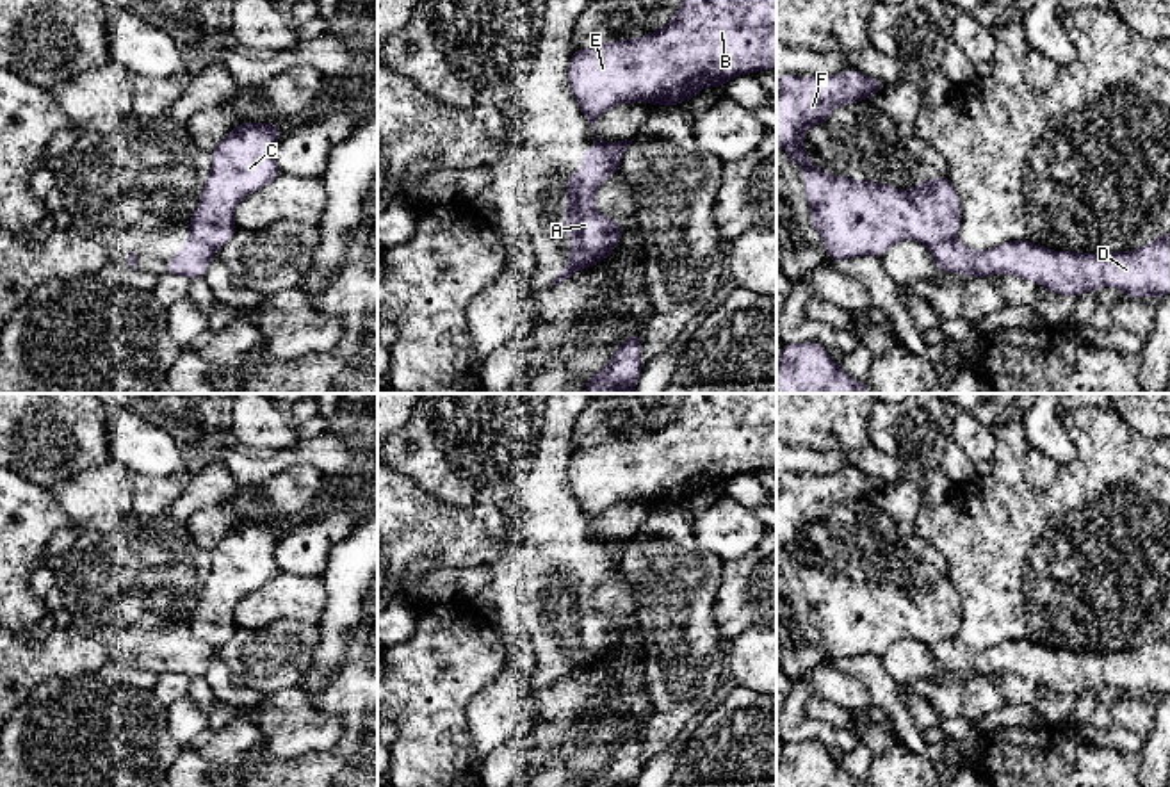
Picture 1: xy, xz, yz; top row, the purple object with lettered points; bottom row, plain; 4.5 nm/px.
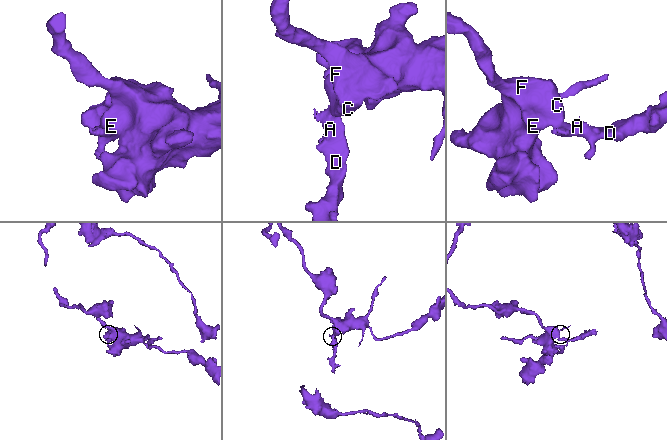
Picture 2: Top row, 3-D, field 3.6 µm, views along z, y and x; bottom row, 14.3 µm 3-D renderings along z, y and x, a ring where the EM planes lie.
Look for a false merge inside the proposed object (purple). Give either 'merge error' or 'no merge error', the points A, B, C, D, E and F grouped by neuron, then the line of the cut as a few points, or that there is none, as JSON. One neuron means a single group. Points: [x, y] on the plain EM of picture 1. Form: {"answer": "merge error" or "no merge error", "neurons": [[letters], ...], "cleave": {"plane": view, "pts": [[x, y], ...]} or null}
{"answer": "merge error", "neurons": [["A", "D"], ["B", "C", "E", "F"]], "cleave": {"plane": "xz", "pts": [[593, 545], [618, 567]]}}

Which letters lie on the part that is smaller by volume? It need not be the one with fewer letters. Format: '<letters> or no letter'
A, D

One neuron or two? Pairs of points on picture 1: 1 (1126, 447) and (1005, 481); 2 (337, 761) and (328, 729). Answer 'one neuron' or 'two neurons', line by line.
1: one neuron
2: two neurons

